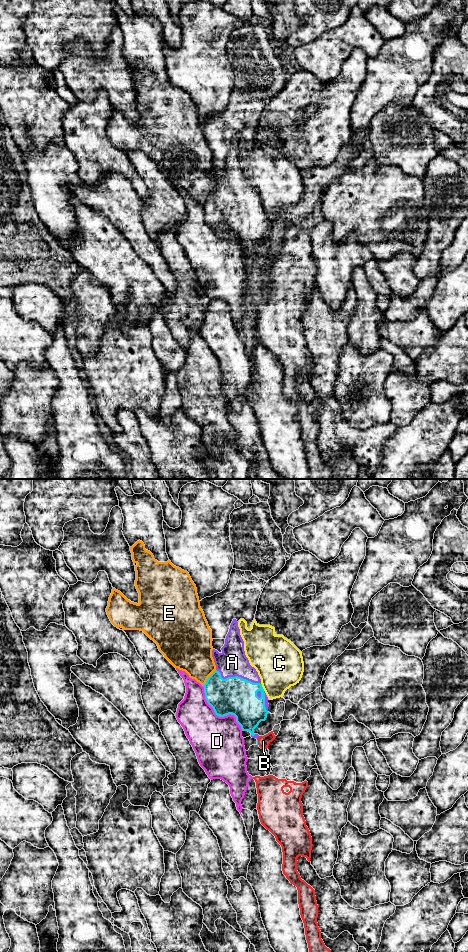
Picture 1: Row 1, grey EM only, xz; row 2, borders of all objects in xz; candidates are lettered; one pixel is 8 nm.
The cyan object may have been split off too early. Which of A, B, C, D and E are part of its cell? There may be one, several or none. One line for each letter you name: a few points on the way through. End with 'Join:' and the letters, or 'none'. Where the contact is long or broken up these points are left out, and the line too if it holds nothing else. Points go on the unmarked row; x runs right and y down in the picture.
Join: A

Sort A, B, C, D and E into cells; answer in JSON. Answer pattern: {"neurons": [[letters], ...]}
{"neurons": [["A"], ["B"], ["C"], ["D"], ["E"]]}

